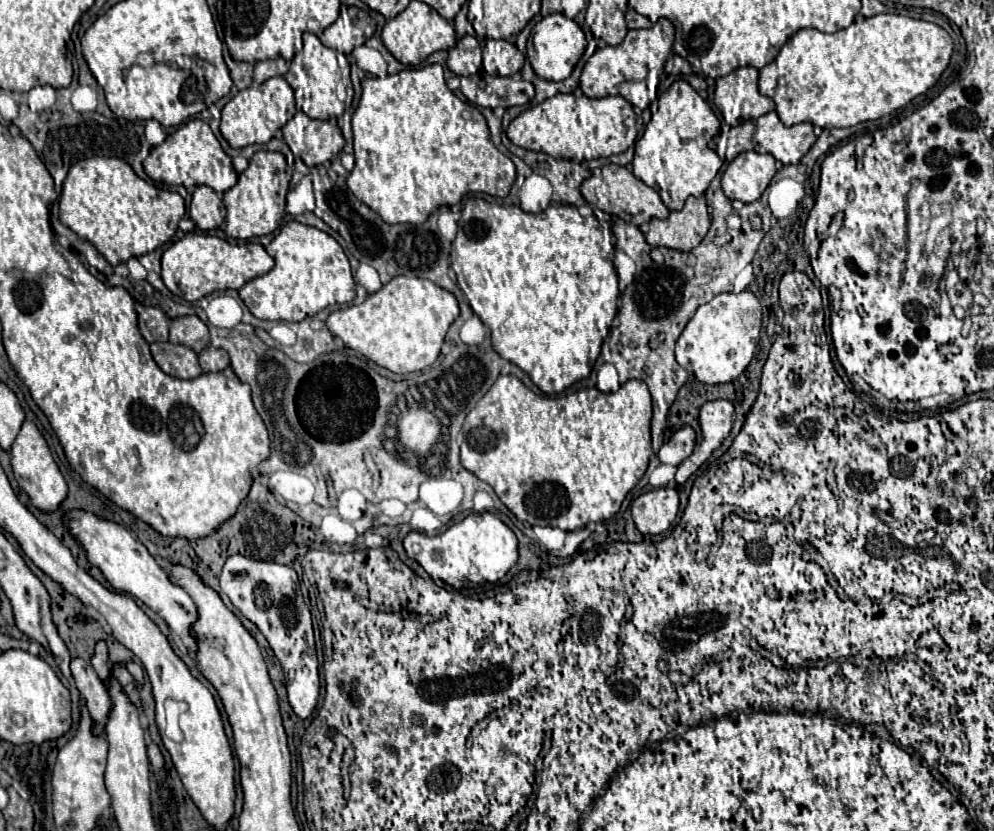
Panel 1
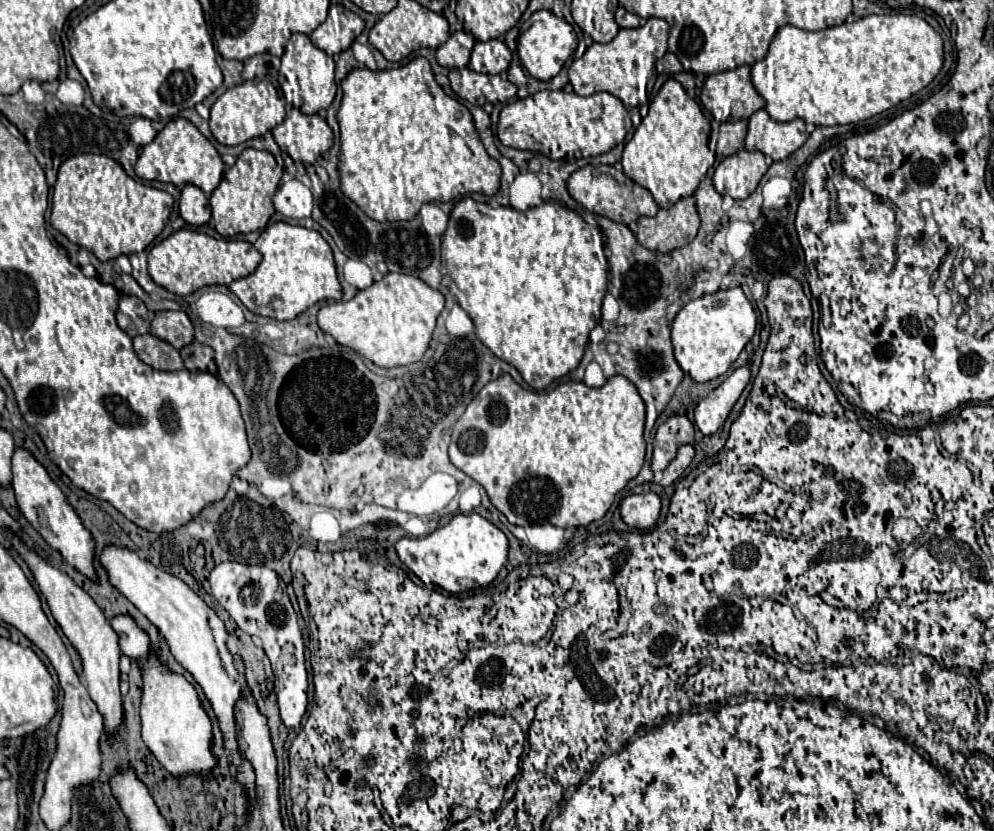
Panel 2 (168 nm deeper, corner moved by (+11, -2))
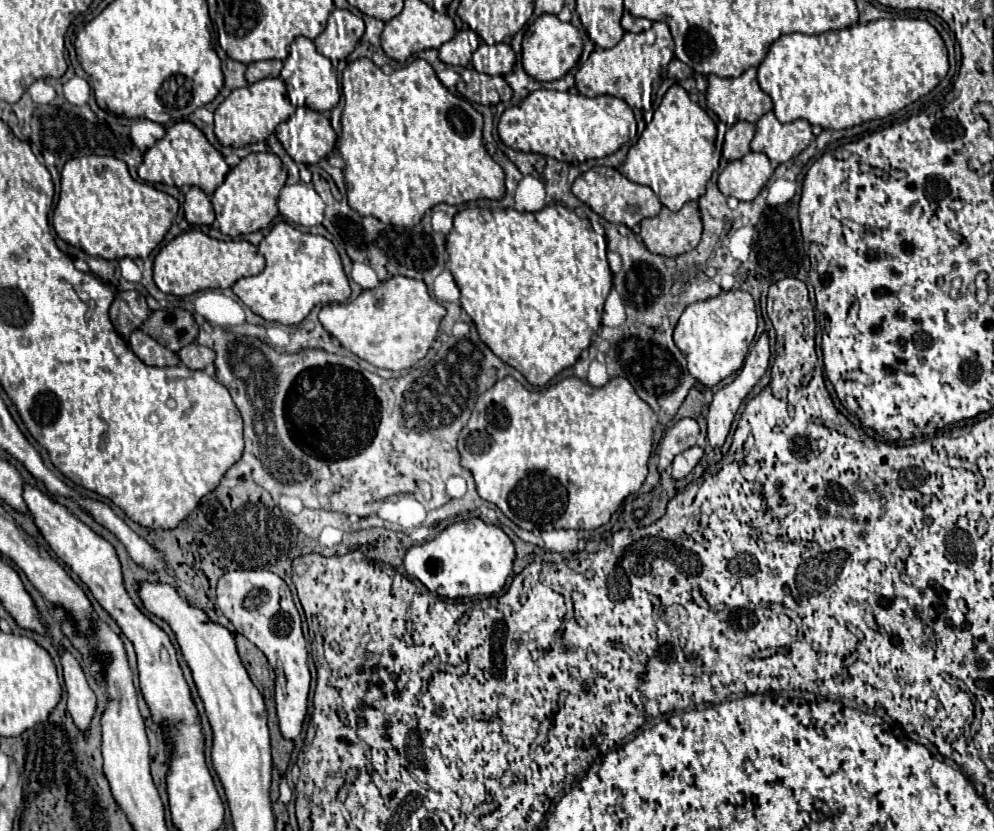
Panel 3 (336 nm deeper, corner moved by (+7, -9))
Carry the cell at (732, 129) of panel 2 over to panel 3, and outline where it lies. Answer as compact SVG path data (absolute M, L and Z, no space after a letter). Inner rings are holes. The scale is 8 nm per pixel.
M736 122L728 132L724 140L722 154L726 160L740 160L750 152L750 142L754 136L754 124L750 122Z

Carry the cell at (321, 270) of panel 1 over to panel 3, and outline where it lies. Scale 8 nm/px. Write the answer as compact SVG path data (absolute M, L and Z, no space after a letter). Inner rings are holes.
M278 222L262 238L258 250L266 258L264 272L240 278L232 286L232 292L264 320L294 326L300 324L316 304L346 302L350 298L350 286L340 256L334 244L324 236L306 234L288 222Z

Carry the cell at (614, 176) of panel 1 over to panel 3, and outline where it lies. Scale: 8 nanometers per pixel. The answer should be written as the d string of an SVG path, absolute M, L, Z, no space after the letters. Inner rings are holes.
M606 166L590 168L580 178L576 178L574 184L572 184L572 192L574 192L574 196L578 200L582 200L584 204L588 204L604 220L624 224L628 228L638 226L644 218L658 216L658 212L662 208L658 196L652 192L652 188L634 184L626 176L622 176L616 168L606 168Z

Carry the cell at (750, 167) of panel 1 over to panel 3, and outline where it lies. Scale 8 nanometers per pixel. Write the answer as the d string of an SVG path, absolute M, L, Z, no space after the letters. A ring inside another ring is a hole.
M750 152L740 160L728 162L718 178L718 188L724 196L734 196L740 202L752 202L762 192L772 172L774 168L768 156Z

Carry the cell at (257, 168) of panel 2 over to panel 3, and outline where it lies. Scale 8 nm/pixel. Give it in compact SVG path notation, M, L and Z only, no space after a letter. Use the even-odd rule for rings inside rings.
M258 152L248 154L244 160L240 160L240 164L228 172L226 180L222 182L222 186L216 188L212 196L212 206L216 210L220 232L230 238L236 238L268 228L272 220L278 216L276 200L284 182L286 182L284 168L276 154Z

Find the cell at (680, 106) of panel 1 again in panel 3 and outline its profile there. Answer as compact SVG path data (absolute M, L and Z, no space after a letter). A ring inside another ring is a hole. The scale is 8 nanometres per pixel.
M674 84L664 94L652 122L644 128L638 142L628 150L622 174L630 182L650 186L668 210L678 212L686 202L704 196L706 182L719 168L722 157L722 153L715 150L717 141L717 126L712 118L690 100L682 86Z

